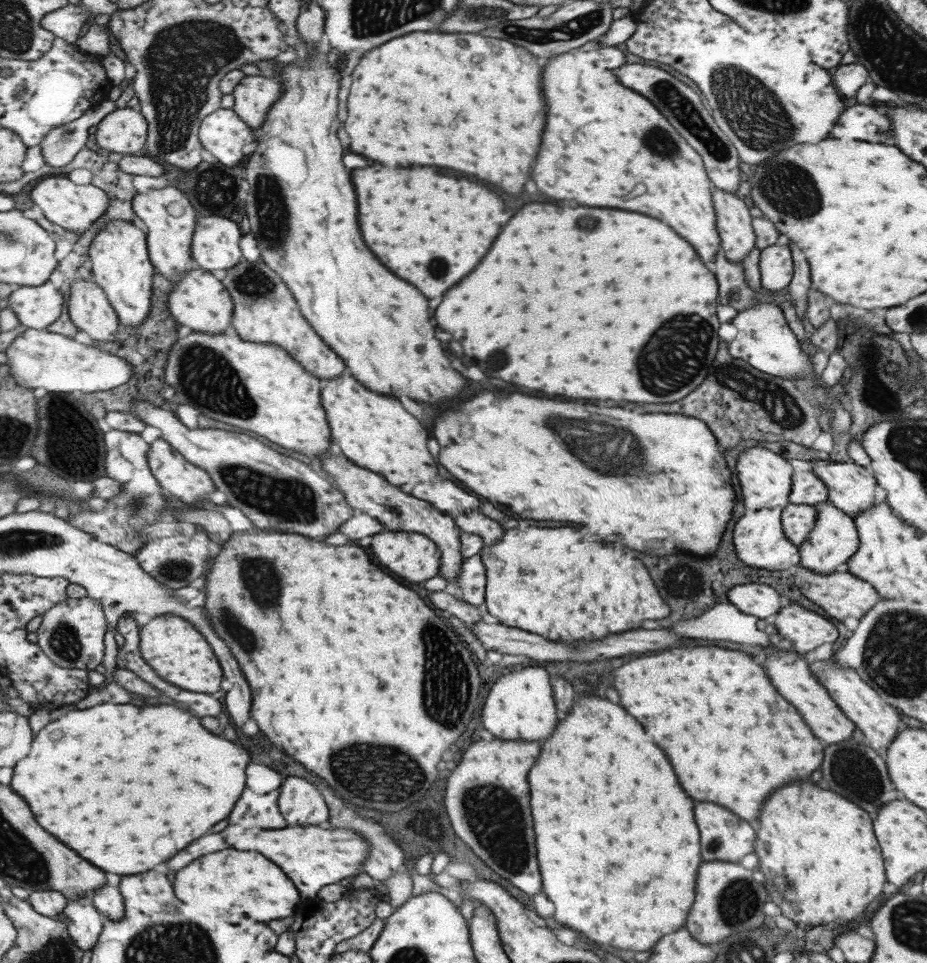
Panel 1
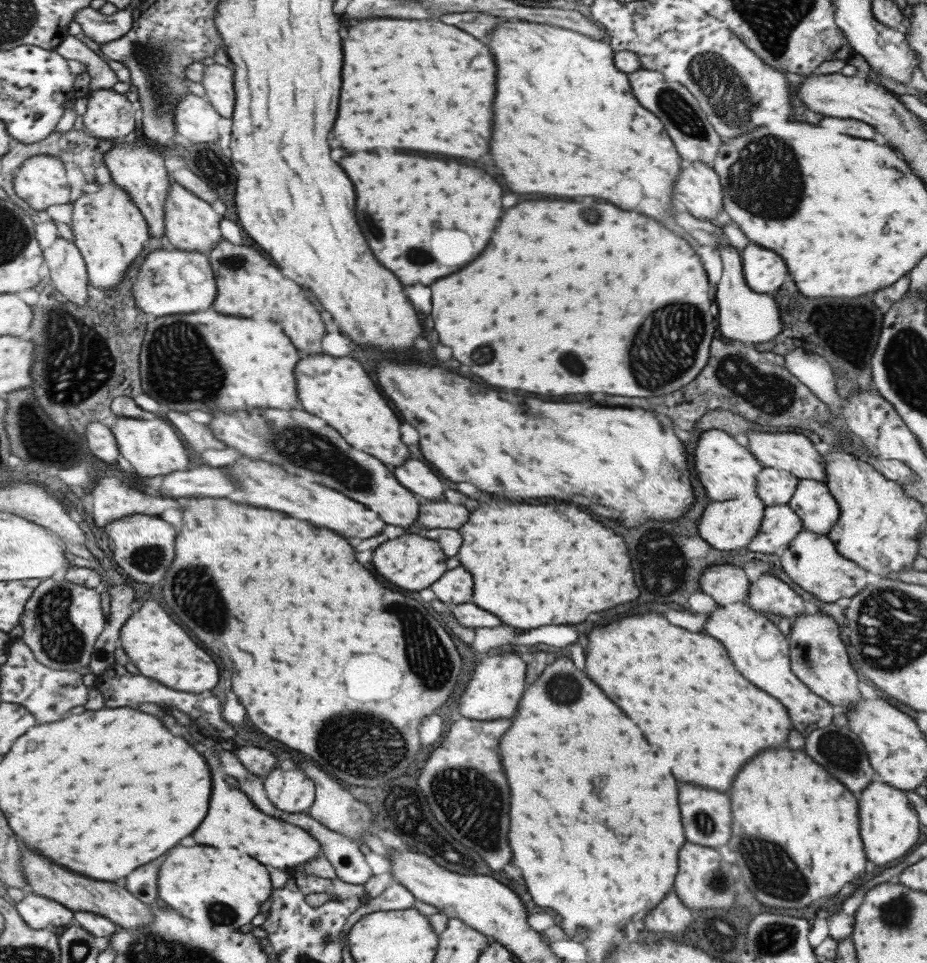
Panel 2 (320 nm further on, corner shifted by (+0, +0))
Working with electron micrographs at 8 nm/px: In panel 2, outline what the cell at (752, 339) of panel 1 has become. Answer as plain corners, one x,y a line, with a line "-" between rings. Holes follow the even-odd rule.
729,242
719,245
716,249
722,262
717,294
714,297
715,304
719,308
717,314
719,334
733,342
737,340
749,346
753,346
754,343
770,342
777,332
781,332
779,307
775,306
773,294
755,293
745,284
740,253
729,245

